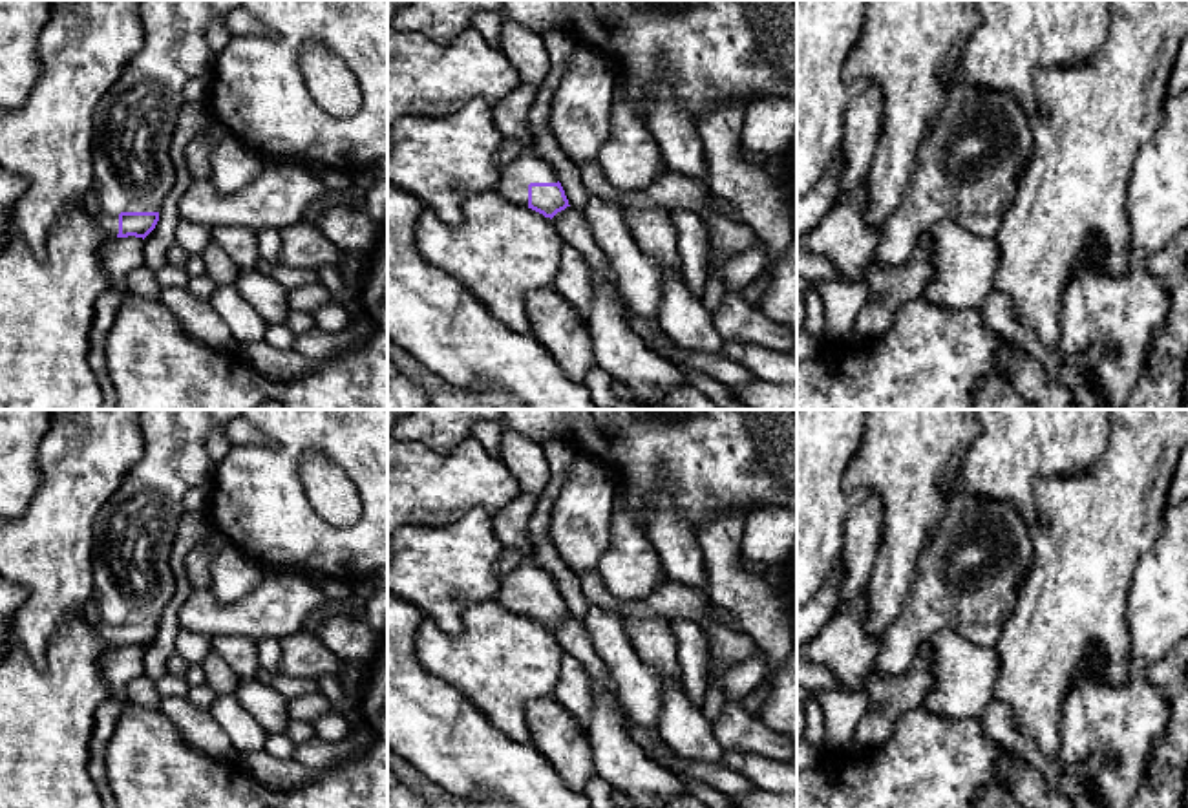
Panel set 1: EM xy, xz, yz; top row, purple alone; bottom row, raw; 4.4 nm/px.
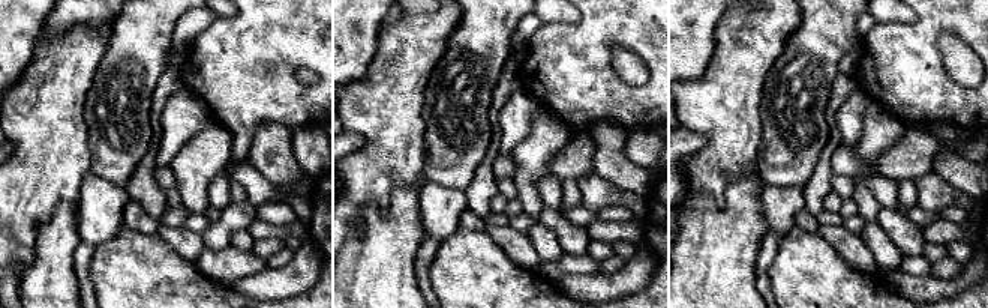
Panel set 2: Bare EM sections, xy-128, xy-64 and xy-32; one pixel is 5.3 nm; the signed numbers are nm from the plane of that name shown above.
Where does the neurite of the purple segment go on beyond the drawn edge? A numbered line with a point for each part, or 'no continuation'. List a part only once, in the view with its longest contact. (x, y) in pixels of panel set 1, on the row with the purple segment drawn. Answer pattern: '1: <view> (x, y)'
1: xy (134, 123)

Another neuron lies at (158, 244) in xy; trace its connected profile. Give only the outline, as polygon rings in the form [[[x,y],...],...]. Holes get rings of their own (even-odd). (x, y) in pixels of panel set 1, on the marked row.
[[[185,161],[175,165],[175,185],[166,194],[155,229],[144,238],[143,265],[157,272],[168,263],[168,250],[175,243],[175,227],[179,223],[179,201],[190,186],[192,175]]]

